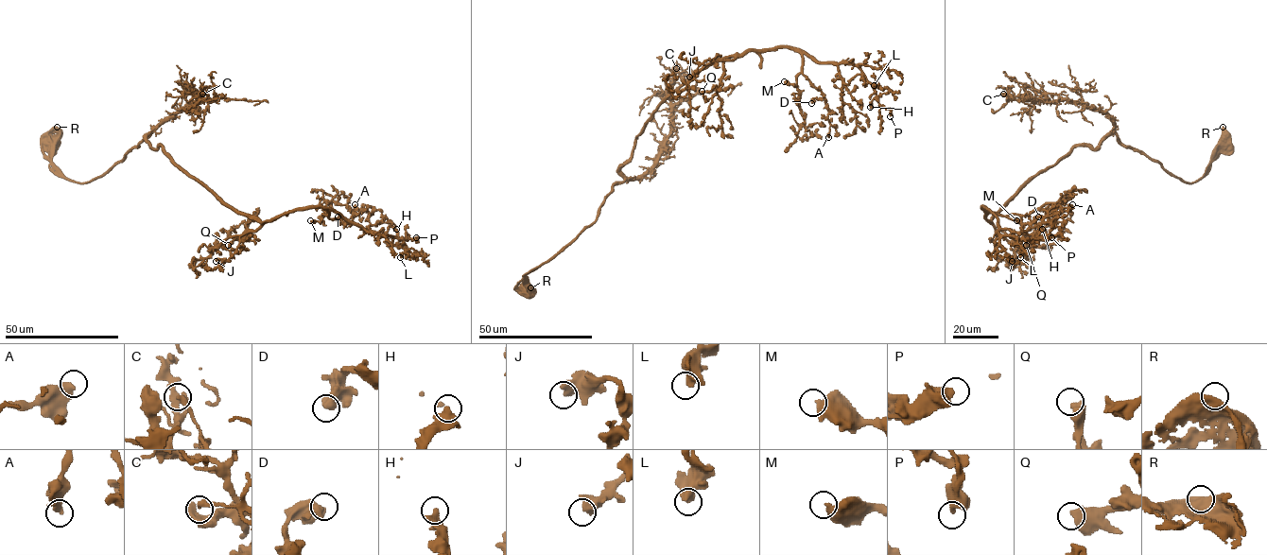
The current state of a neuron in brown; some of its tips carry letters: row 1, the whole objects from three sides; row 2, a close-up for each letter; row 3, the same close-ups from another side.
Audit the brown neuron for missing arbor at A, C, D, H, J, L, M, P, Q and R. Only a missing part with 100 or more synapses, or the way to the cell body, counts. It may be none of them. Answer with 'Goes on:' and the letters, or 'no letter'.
Goes on: no letter

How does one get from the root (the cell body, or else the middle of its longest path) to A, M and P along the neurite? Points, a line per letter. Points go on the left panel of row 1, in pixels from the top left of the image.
A: (50, 145), (64, 177), (89, 182), (150, 133), (153, 148), (261, 221), (323, 207), (349, 223), (355, 204)
M: (50, 145), (64, 177), (89, 182), (150, 133), (153, 148), (242, 215), (328, 212), (310, 220)
P: (50, 145), (64, 177), (89, 182), (150, 133), (242, 215), (330, 207), (416, 237)

